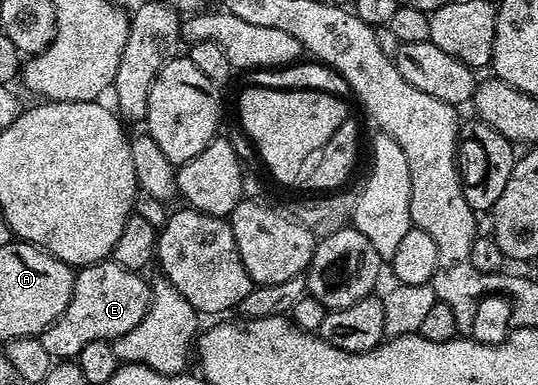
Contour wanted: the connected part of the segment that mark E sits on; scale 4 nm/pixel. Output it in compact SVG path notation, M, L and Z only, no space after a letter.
M112 261L80 268L73 277L73 292L67 309L63 309L61 316L39 336L43 349L47 349L55 361L73 361L90 341L112 341L130 333L149 311L151 287L147 279L145 283L145 277Z

